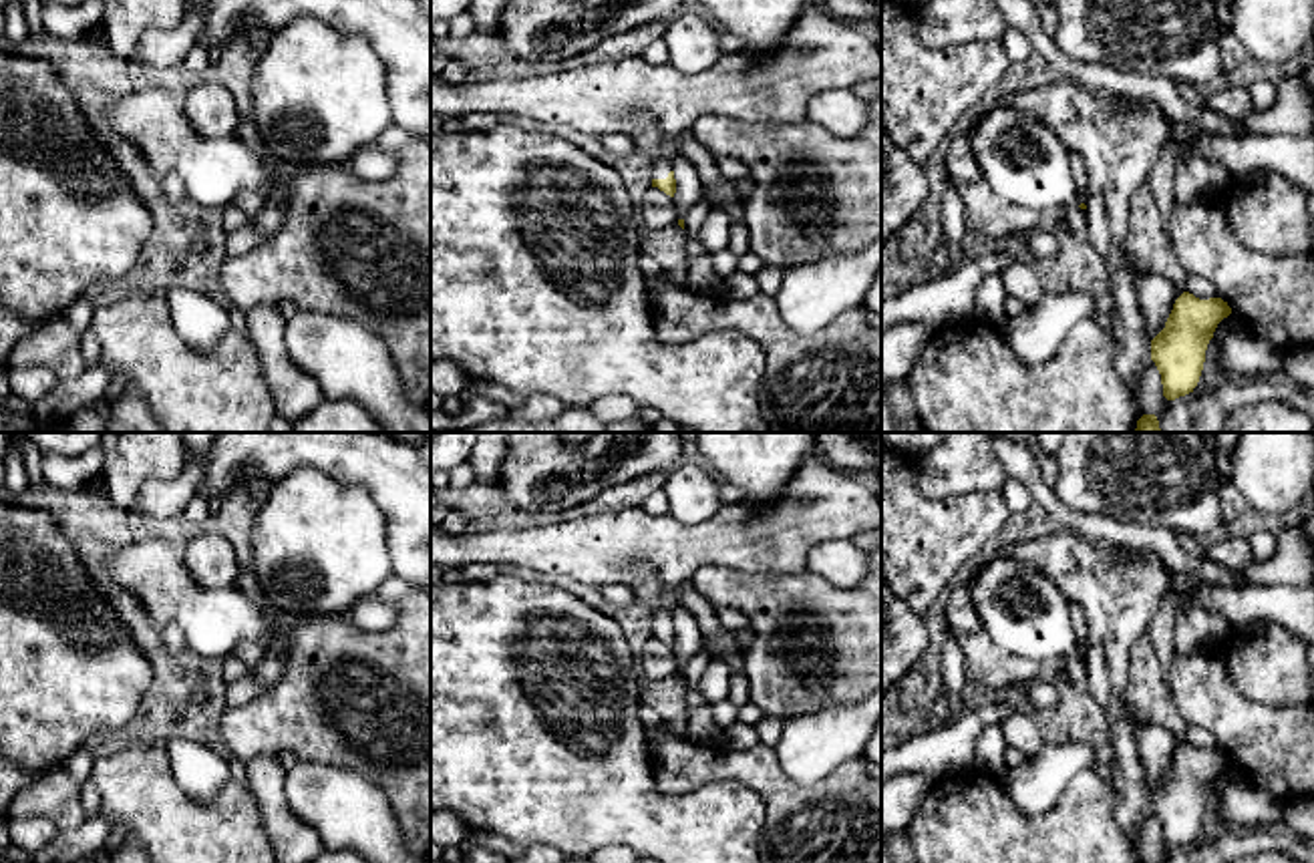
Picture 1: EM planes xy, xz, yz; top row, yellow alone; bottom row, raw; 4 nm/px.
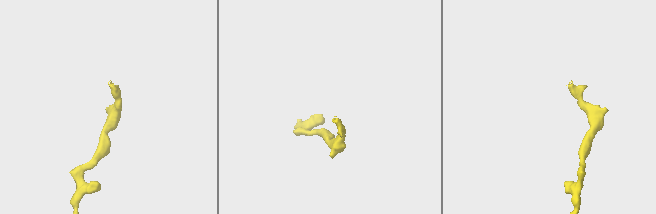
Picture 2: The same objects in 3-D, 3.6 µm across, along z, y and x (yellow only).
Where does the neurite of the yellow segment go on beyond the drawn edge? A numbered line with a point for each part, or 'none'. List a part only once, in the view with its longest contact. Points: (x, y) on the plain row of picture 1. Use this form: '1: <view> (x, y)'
1: xz (644, 584)

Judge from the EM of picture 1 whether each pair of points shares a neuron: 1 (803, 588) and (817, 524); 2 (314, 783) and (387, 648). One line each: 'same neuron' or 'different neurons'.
1: different neurons
2: different neurons

